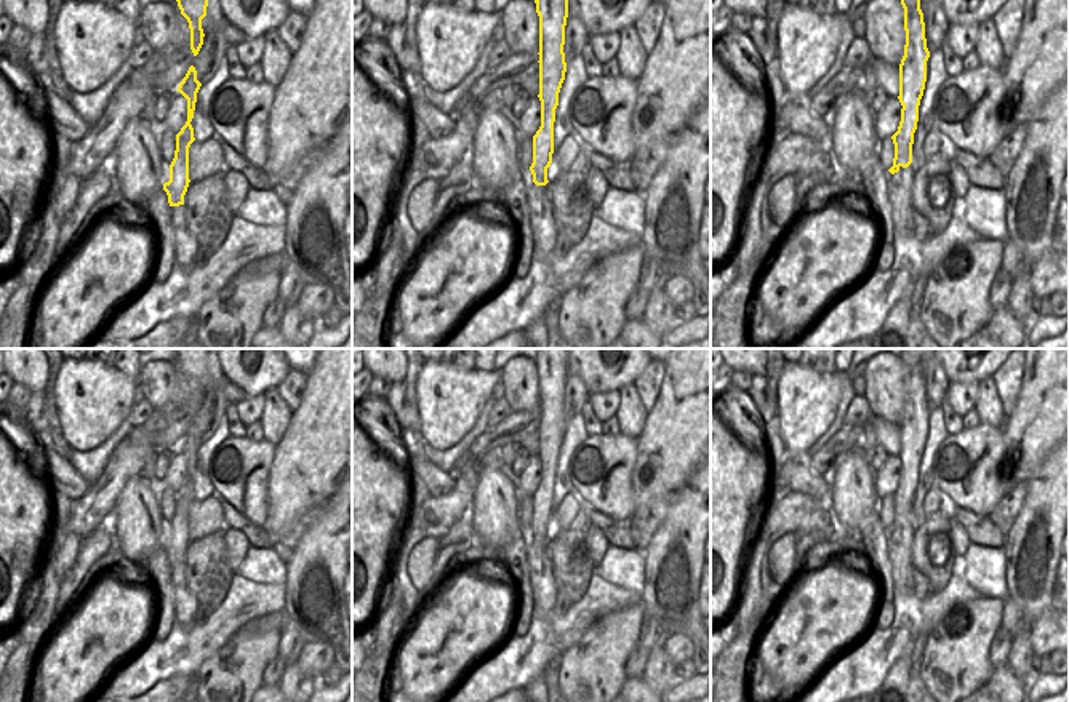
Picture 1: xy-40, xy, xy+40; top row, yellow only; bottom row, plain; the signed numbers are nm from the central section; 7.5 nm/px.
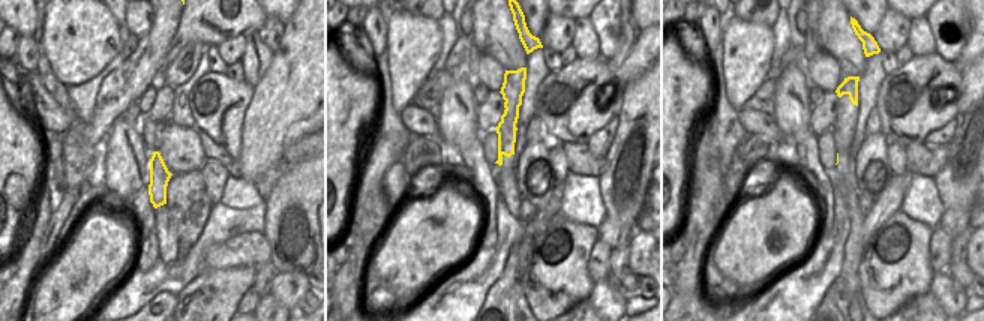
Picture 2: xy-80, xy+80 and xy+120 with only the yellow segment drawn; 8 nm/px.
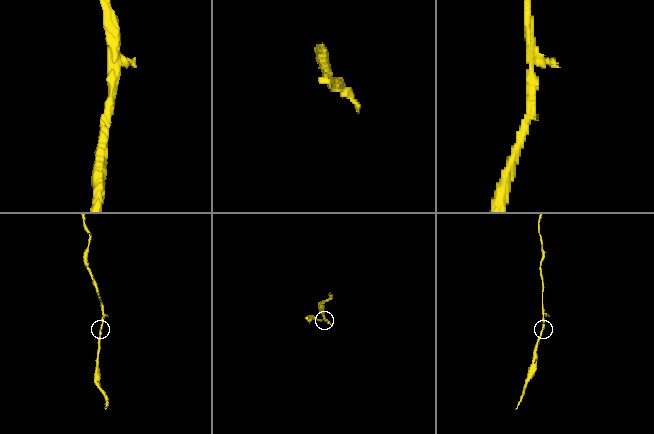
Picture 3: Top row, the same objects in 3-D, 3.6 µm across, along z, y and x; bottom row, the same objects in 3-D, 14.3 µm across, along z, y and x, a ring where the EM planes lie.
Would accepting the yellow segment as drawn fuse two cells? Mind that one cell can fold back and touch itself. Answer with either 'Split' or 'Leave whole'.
Split.

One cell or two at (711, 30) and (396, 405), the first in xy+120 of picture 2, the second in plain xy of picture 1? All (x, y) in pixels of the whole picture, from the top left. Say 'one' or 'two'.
one

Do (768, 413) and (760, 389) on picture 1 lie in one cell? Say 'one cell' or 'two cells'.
one cell

